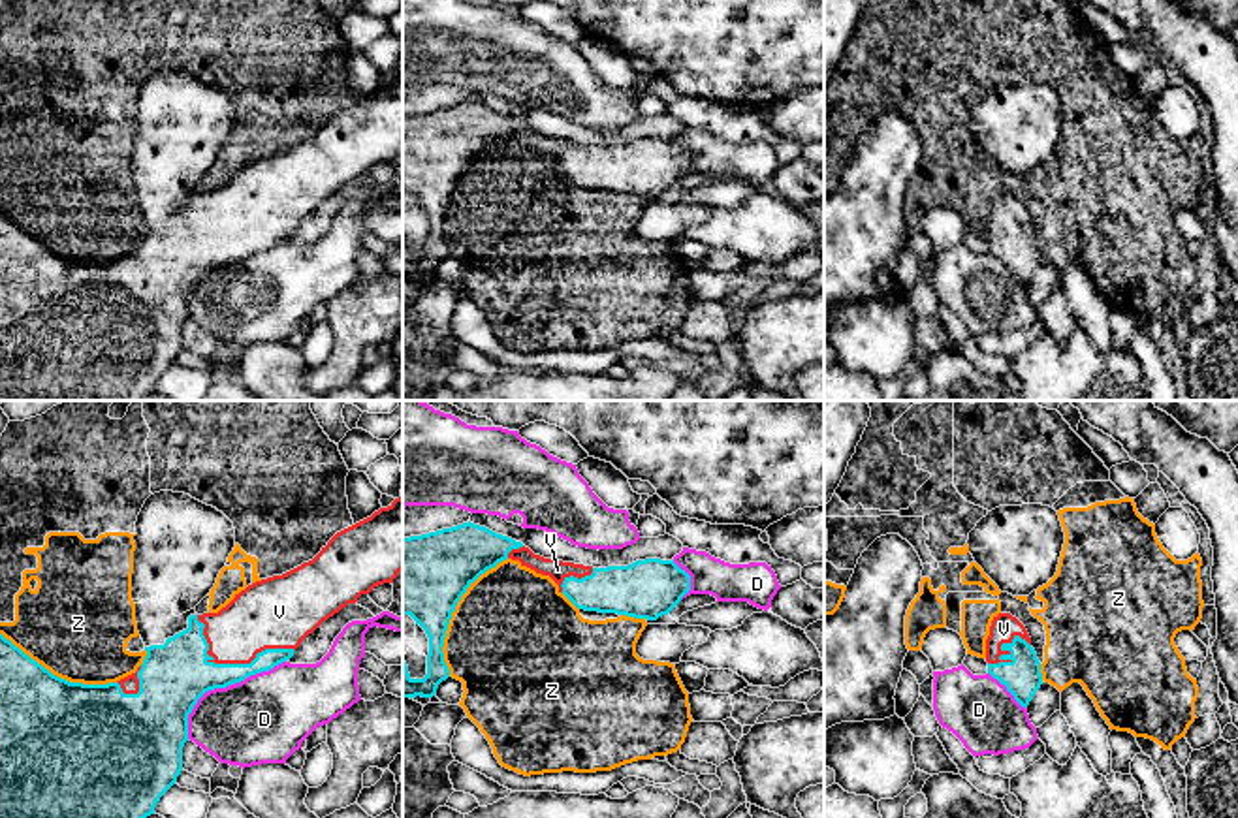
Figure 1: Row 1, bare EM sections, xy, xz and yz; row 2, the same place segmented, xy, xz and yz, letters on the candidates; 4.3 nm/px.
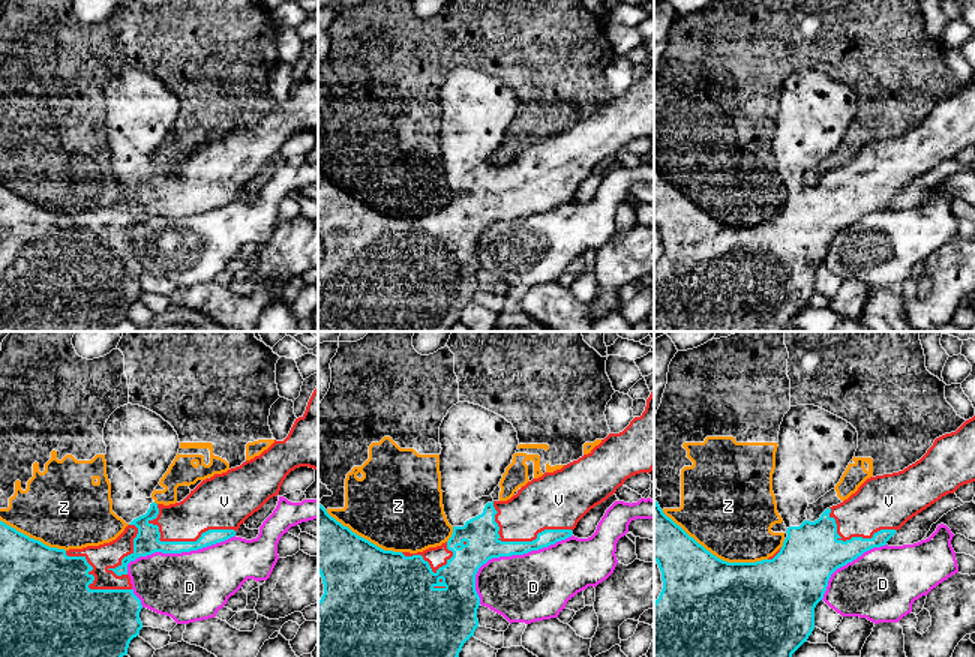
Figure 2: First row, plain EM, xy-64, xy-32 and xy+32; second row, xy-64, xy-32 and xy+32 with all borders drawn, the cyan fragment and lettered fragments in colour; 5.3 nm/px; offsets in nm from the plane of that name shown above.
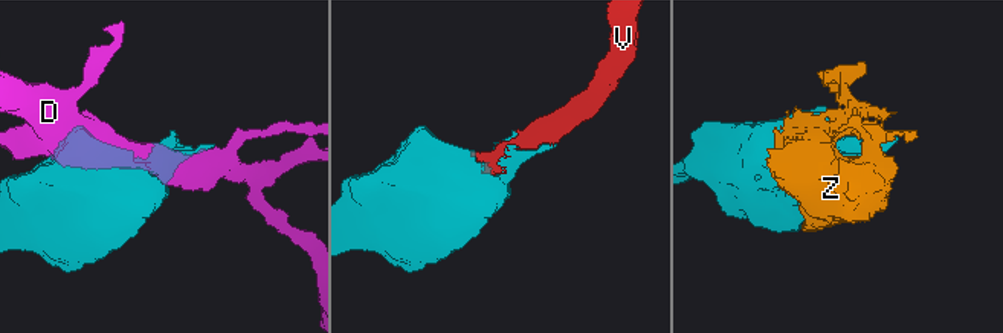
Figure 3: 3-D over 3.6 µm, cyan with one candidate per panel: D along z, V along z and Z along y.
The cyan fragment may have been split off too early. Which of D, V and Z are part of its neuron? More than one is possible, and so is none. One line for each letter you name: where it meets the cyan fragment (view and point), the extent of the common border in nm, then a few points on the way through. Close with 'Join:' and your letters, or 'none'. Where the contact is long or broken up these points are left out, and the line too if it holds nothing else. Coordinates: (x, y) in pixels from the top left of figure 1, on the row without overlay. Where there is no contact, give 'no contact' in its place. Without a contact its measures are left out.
V: contact xy (232, 243); length 460 nm
Join: V

